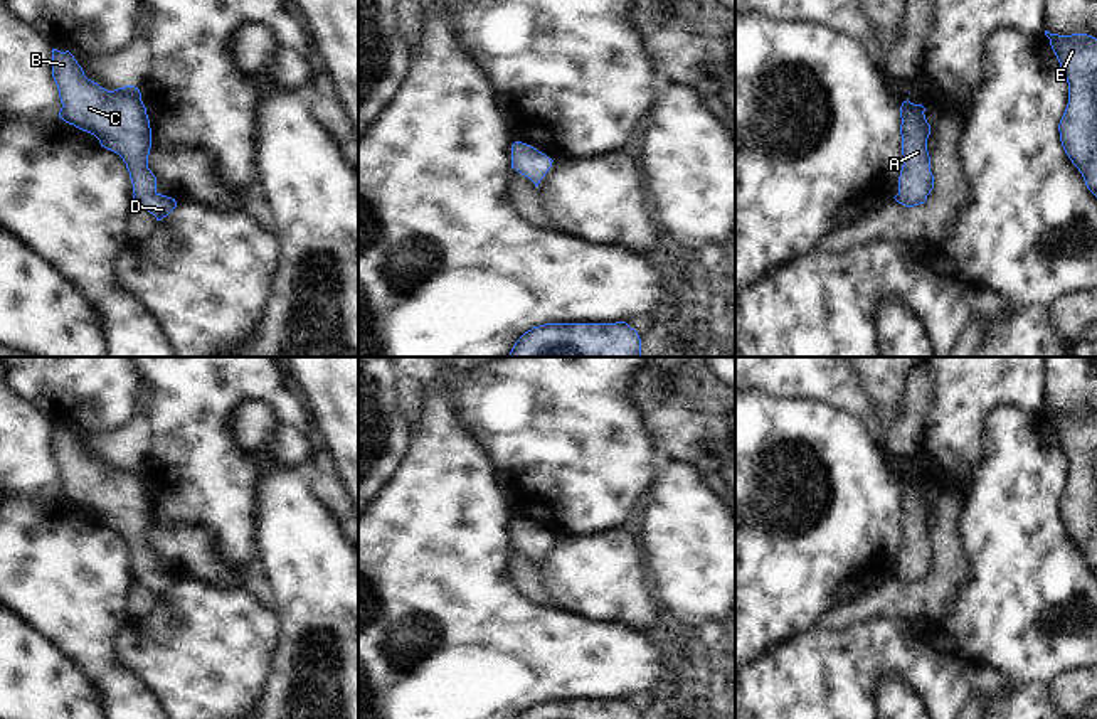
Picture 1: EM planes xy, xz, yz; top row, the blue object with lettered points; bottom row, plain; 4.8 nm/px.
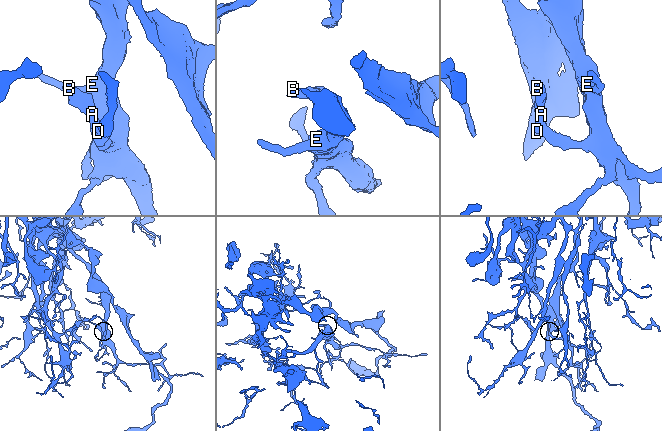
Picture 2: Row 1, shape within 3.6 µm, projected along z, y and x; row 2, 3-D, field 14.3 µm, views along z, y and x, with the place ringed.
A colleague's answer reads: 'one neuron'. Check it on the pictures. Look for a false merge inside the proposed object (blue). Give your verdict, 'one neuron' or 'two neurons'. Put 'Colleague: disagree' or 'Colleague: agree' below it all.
one neuron
Colleague: agree

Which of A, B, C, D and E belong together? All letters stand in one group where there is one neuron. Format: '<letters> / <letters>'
A B C D E

